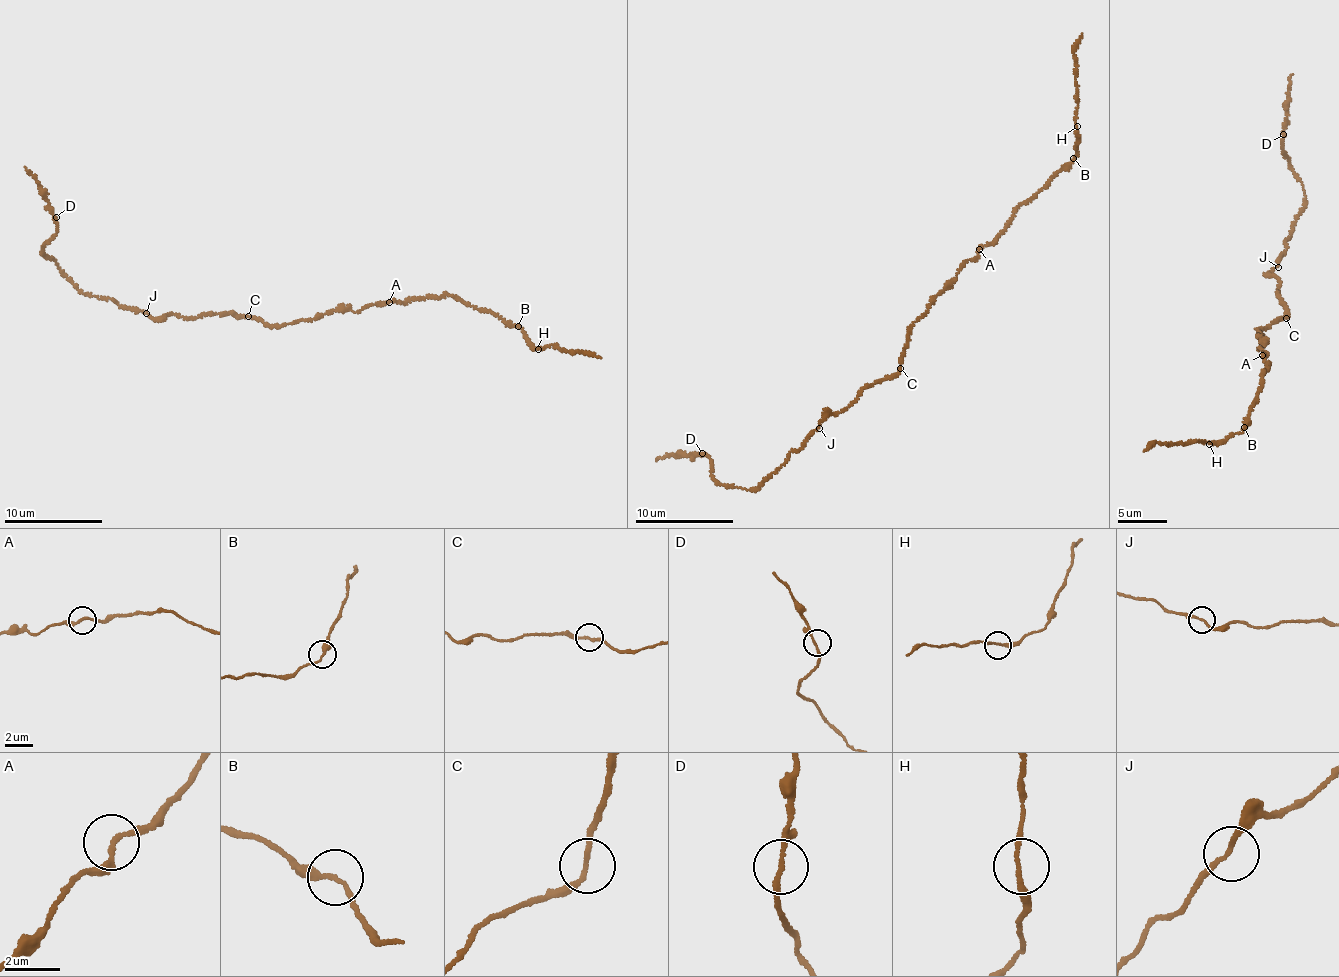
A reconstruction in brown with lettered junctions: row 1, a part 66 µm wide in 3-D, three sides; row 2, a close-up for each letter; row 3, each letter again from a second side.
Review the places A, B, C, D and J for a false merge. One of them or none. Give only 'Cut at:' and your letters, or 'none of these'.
Cut at: B

